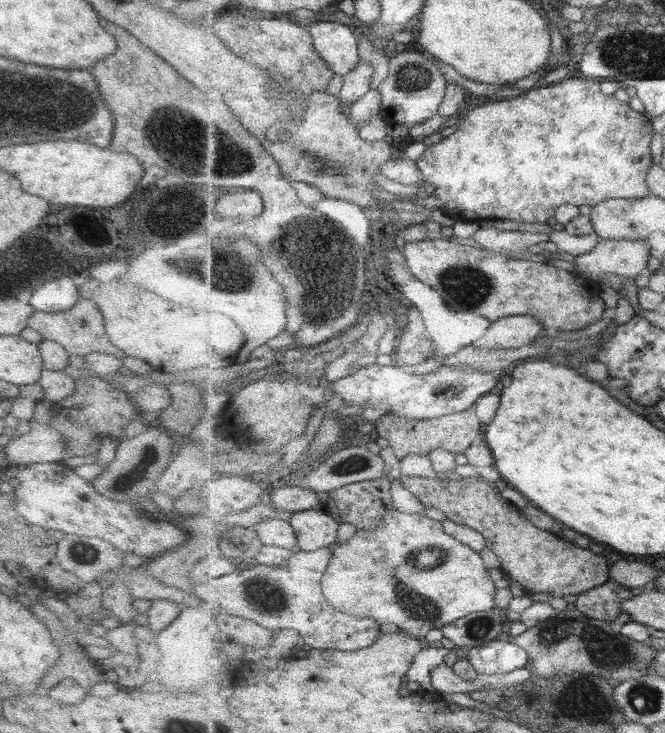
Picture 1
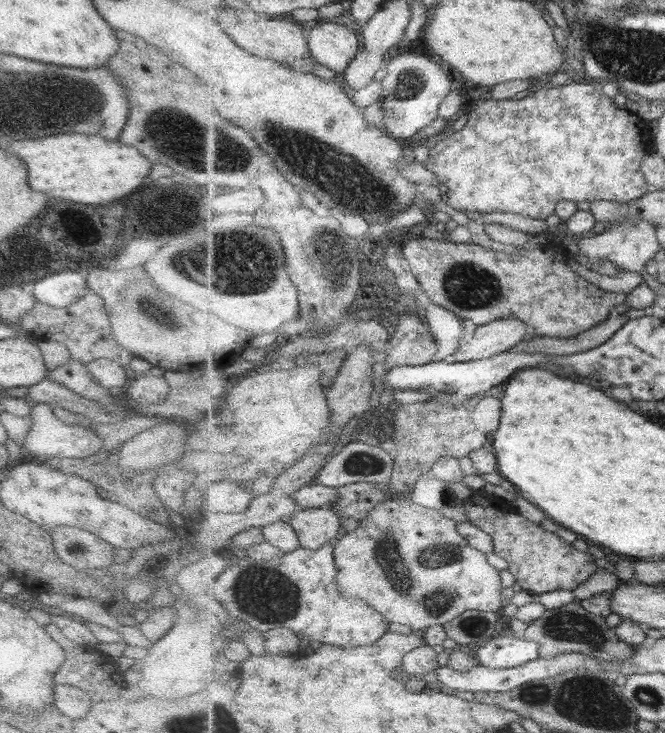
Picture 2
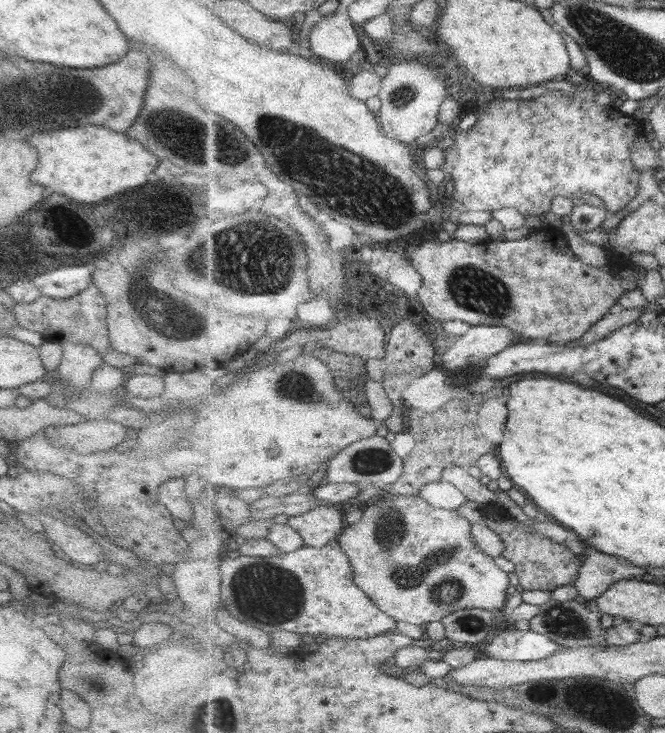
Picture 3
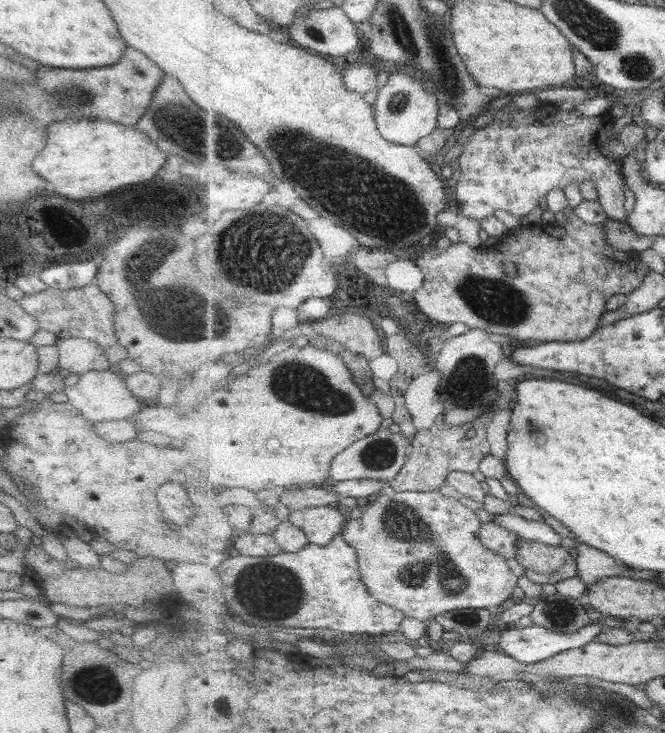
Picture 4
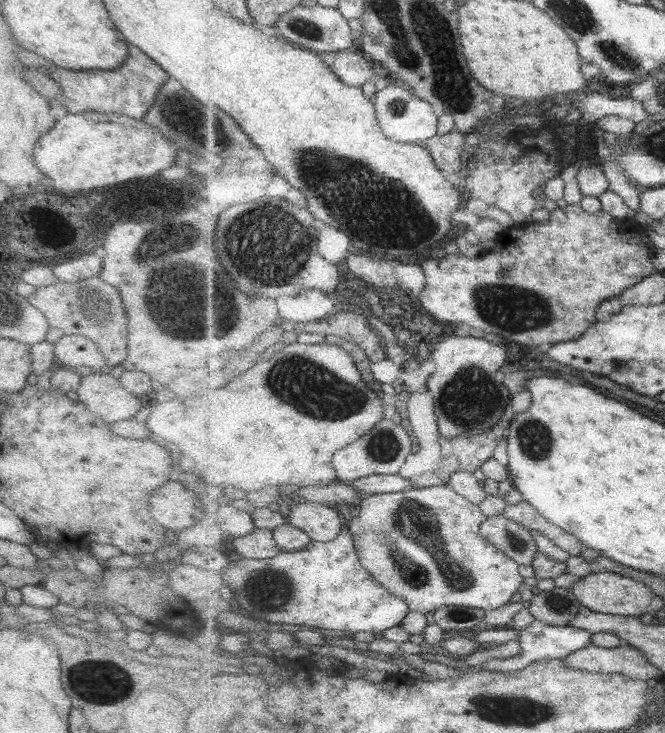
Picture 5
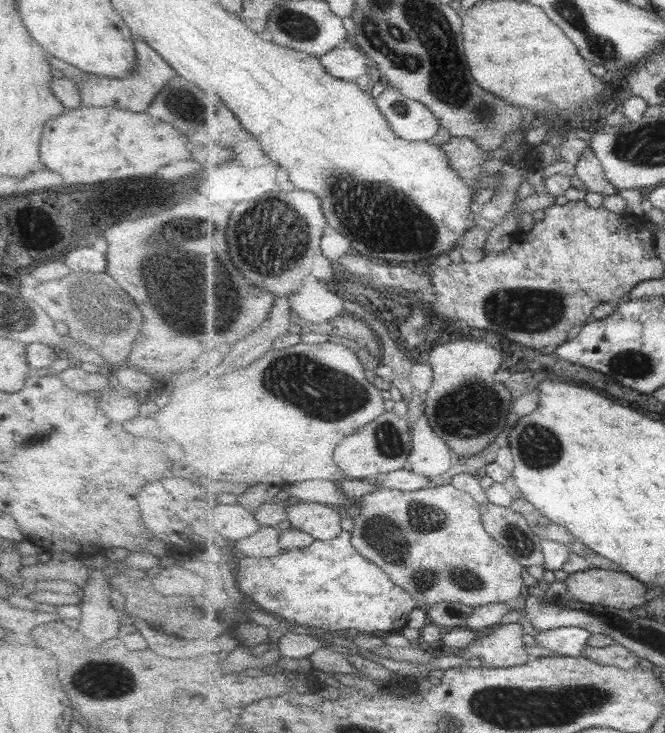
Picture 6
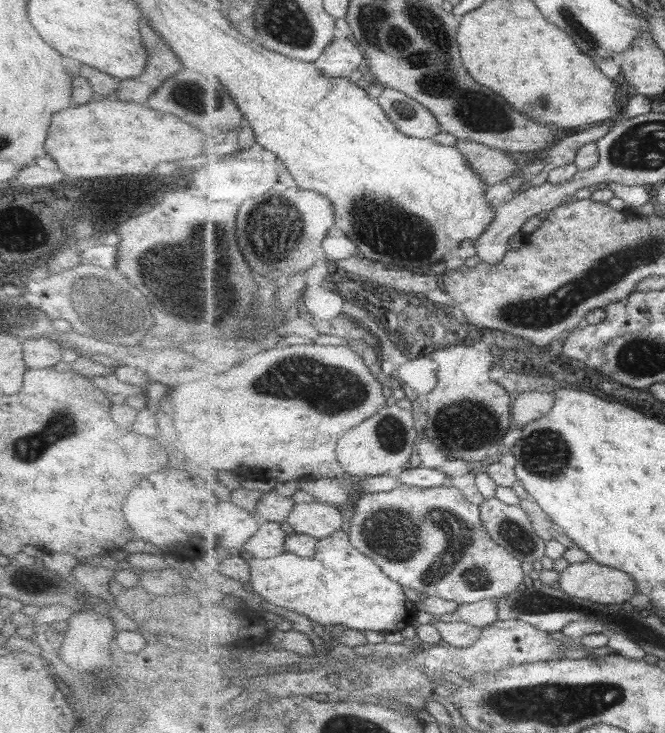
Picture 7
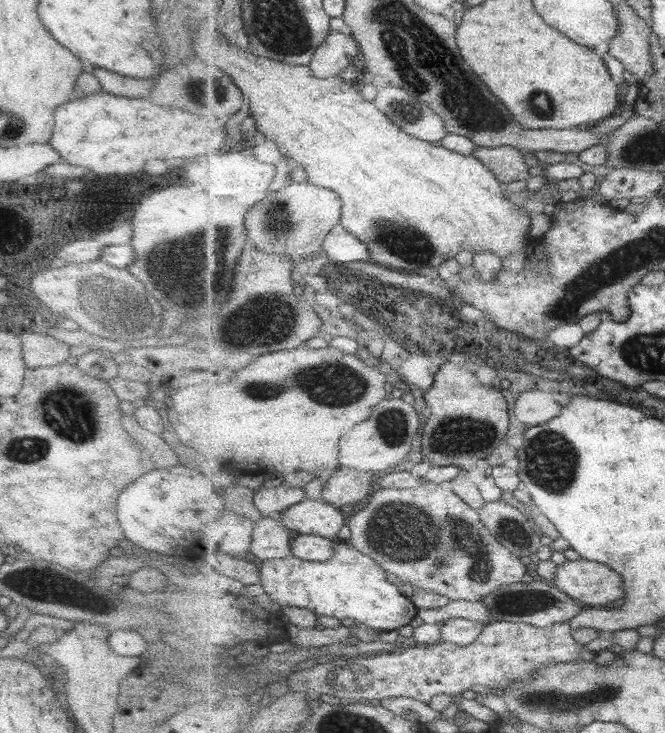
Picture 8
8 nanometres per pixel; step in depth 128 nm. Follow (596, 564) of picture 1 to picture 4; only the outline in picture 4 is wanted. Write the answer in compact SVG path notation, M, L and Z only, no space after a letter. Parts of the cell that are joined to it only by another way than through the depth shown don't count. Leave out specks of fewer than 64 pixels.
M522 537L517 545L517 561L531 582L556 585L559 581L579 576L578 562L569 546L549 546Z

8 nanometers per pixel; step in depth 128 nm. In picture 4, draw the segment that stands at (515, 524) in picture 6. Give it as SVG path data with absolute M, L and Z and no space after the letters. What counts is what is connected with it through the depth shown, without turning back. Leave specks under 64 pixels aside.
M495 521L483 523L480 528L480 542L484 543L489 550L497 551L505 559L517 560L517 552L519 552L519 533L511 531Z

